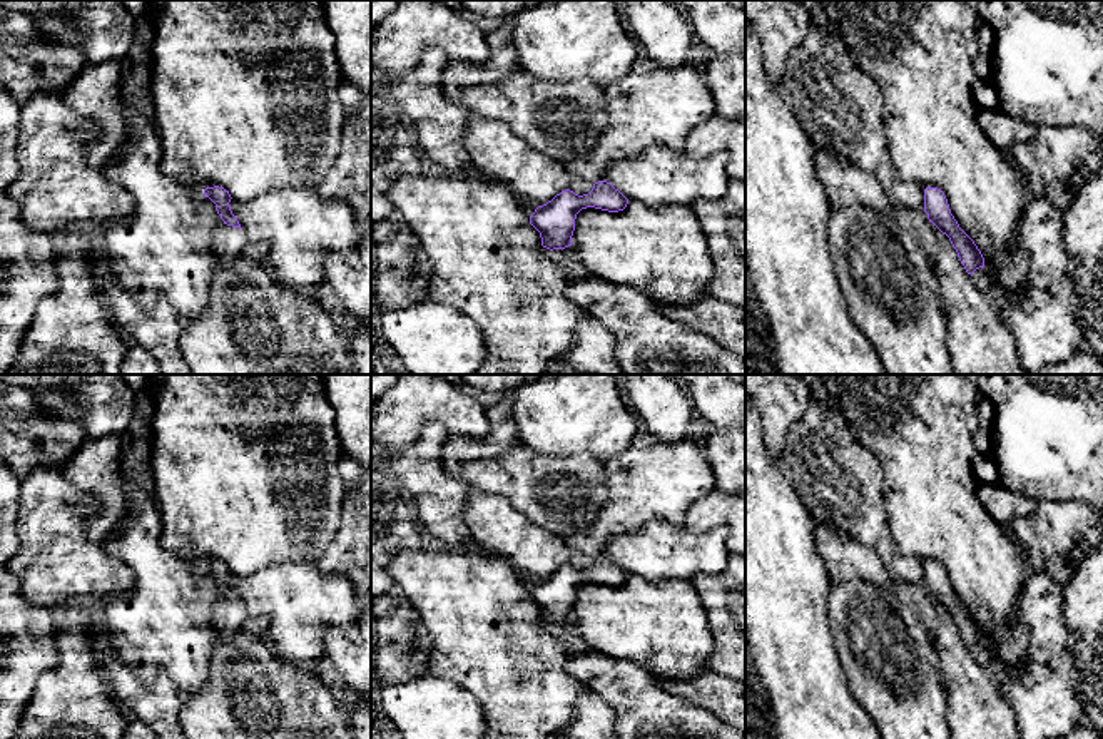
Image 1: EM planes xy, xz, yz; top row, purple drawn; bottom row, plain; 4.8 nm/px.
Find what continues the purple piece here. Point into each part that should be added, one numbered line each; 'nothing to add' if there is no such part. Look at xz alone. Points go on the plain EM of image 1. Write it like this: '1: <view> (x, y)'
1: xz (652, 479)

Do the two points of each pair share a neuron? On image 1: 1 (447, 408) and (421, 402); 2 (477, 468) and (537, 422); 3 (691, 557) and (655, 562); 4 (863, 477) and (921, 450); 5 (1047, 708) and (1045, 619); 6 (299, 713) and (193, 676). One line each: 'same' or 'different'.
1: same
2: different
3: same
4: different
5: same
6: different

